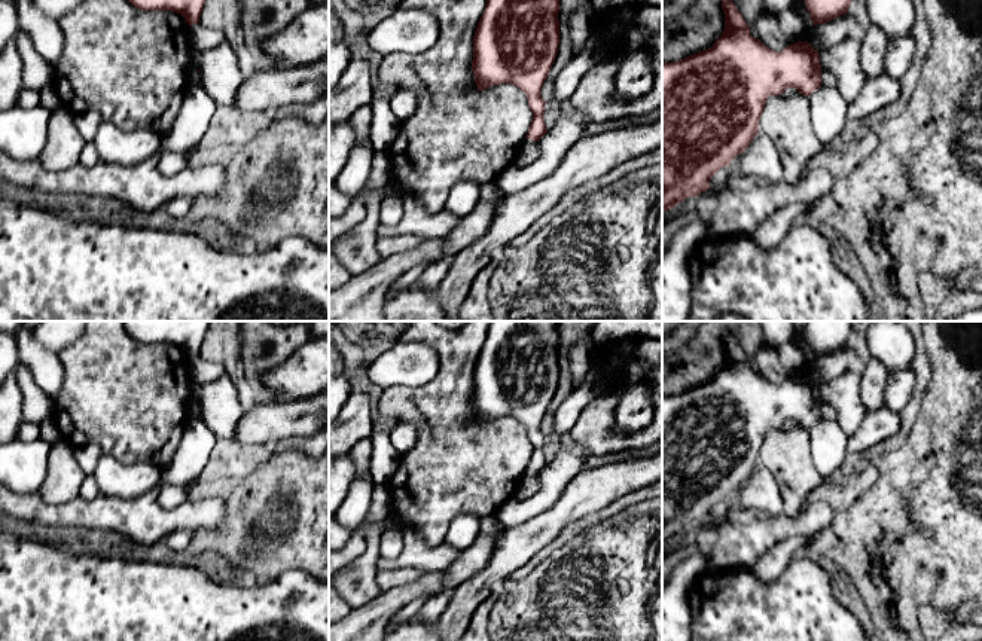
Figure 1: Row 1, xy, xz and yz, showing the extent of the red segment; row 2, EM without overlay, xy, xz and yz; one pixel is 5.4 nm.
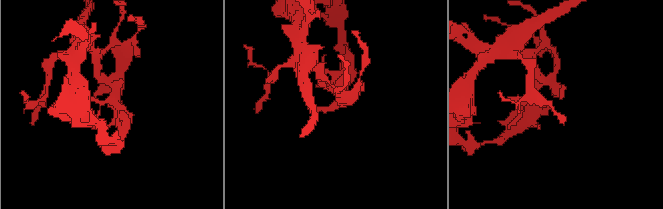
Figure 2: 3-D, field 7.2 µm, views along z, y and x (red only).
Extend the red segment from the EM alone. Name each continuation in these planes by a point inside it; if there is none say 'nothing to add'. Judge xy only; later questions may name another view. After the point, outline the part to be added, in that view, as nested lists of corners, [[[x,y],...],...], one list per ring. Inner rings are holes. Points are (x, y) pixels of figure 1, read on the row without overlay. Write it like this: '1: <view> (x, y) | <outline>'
nothing to add

